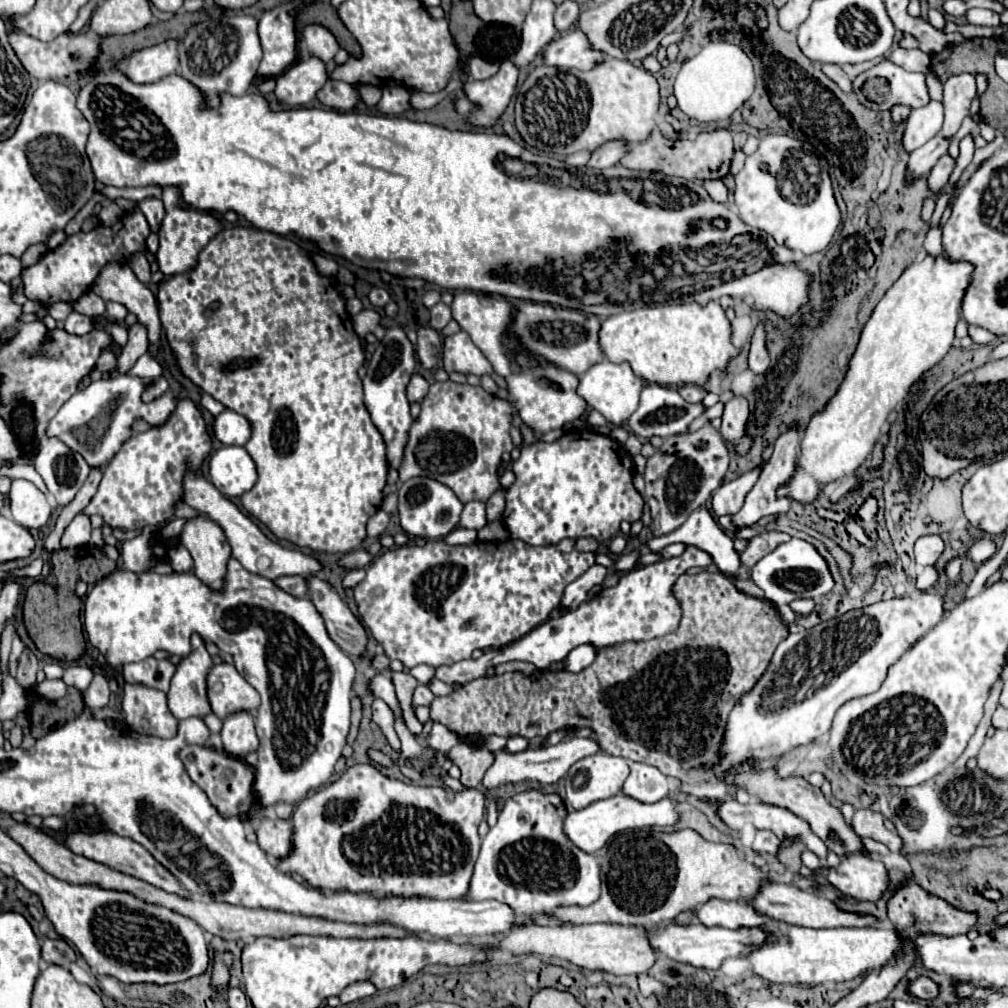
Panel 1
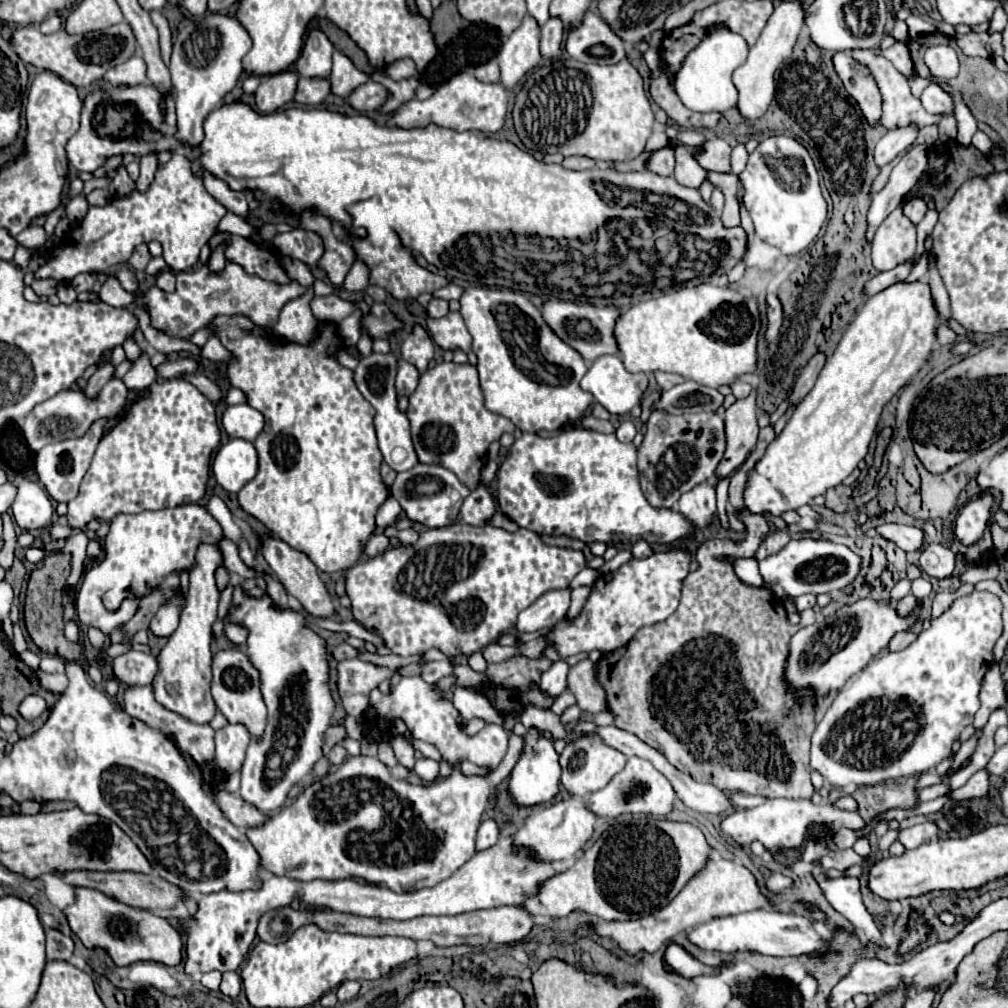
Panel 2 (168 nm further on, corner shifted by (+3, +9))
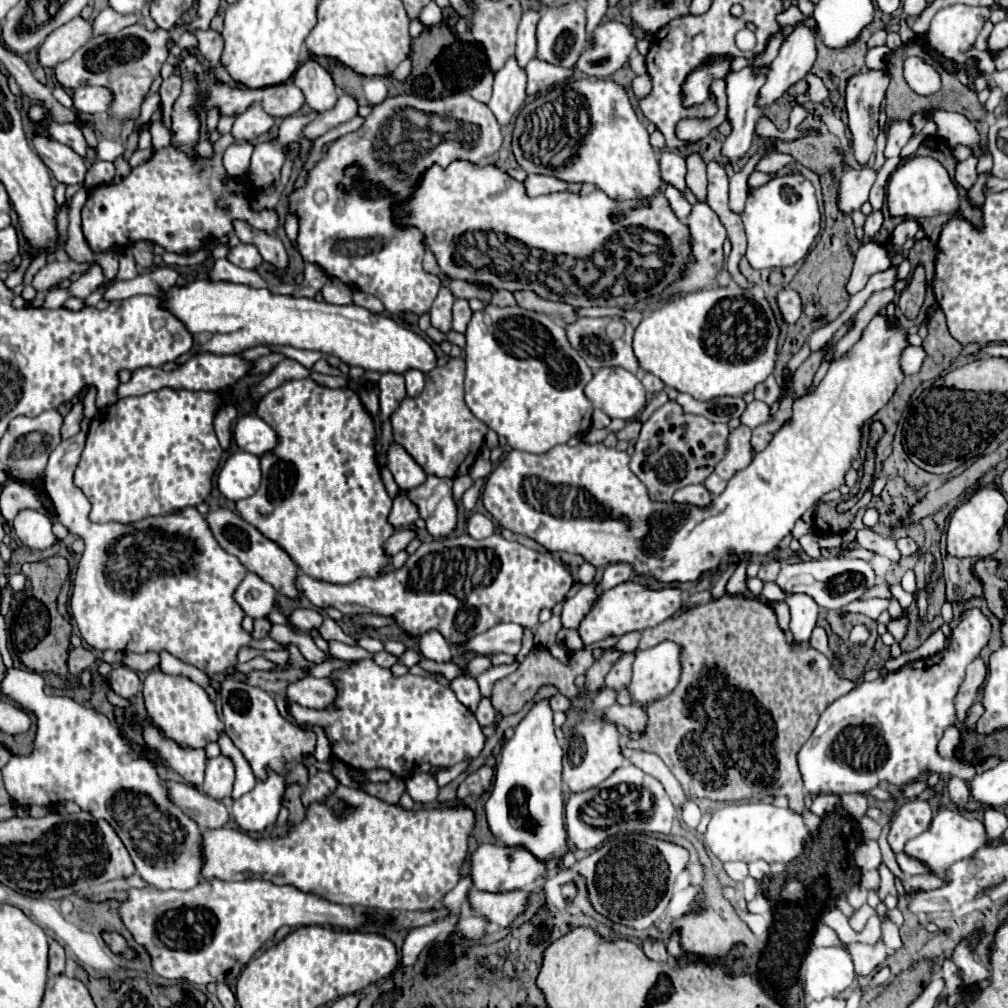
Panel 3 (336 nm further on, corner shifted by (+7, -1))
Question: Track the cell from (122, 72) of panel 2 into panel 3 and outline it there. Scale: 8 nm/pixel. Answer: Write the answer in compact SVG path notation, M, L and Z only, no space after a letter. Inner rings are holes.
M78 87L74 91L74 107L84 113L104 113L112 101L114 93L108 87Z

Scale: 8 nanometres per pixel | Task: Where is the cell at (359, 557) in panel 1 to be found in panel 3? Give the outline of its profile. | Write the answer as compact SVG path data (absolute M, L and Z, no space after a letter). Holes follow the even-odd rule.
M396 531L396 533L384 543L384 553L390 555L390 557L396 555L398 551L406 549L406 545L408 545L414 537L416 537L414 531Z

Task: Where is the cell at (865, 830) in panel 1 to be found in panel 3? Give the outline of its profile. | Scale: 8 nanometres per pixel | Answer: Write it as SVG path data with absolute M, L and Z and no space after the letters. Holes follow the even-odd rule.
M940 809L934 815L934 819L932 819L930 829L924 831L922 835L910 839L904 845L904 853L910 855L910 857L914 857L914 859L924 861L936 875L942 875L948 869L950 863L956 863L956 861L972 855L980 847L984 847L986 839L988 837L986 837L982 821L978 821L978 819L966 819L956 809Z

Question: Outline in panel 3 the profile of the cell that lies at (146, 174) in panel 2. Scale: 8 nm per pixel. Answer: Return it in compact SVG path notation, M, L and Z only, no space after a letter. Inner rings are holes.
M162 117L150 125L150 135L152 135L152 149L164 149L170 145L170 129L162 123Z

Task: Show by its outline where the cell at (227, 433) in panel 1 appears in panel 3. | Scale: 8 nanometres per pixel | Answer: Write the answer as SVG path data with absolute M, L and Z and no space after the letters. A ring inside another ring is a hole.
M256 415L240 417L234 425L232 439L242 451L252 453L252 455L264 455L264 453L272 451L272 447L276 447L276 443L278 443L272 427L266 425Z

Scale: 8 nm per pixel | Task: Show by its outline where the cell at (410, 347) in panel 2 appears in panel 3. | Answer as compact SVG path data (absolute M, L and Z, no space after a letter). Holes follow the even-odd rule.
M408 369L408 371L404 373L404 379L406 379L406 391L408 391L410 397L412 397L412 395L418 395L418 393L424 389L424 375L422 375L422 371L418 371L418 369Z

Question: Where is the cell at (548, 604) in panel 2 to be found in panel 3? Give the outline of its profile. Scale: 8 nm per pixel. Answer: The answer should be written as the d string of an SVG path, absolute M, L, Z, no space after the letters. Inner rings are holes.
M500 623L472 639L472 643L464 643L464 647L458 647L458 651L474 651L480 655L496 655L496 653L510 653L518 655L522 647L524 627L518 623Z

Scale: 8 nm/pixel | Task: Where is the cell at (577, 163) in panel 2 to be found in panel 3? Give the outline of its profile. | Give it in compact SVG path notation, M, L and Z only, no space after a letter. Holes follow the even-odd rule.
M528 175L526 183L526 191L528 195L536 197L536 195L546 195L546 193L554 193L554 191L566 191L568 183L552 177L552 175Z

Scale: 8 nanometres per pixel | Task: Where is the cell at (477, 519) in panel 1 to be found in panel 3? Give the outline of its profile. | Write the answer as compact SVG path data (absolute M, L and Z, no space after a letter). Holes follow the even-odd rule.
M472 513L468 517L468 527L466 527L468 535L474 537L474 539L486 539L488 535L494 533L494 523L482 515L482 513Z

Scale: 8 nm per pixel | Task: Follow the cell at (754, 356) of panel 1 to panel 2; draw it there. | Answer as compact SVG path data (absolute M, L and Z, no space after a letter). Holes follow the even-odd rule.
M768 293L766 301L768 301L768 331L766 331L766 339L774 341L778 337L778 333L780 333L780 325L784 321L784 311L782 311L782 303L780 303L776 293Z

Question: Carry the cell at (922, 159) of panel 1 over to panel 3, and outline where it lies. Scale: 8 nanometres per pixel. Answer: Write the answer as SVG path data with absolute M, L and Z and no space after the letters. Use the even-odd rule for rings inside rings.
M874 239L862 241L858 251L856 251L854 271L852 271L850 281L848 281L848 293L850 295L858 293L866 285L866 281L872 273L884 271L886 267L890 267L890 259L888 259L884 247L878 245Z

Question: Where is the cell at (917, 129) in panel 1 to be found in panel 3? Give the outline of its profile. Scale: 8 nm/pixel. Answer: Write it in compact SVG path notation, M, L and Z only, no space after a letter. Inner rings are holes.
M864 167L862 171L844 169L838 189L838 207L844 213L858 211L864 201L868 201L870 187L876 181L876 171L872 167Z

